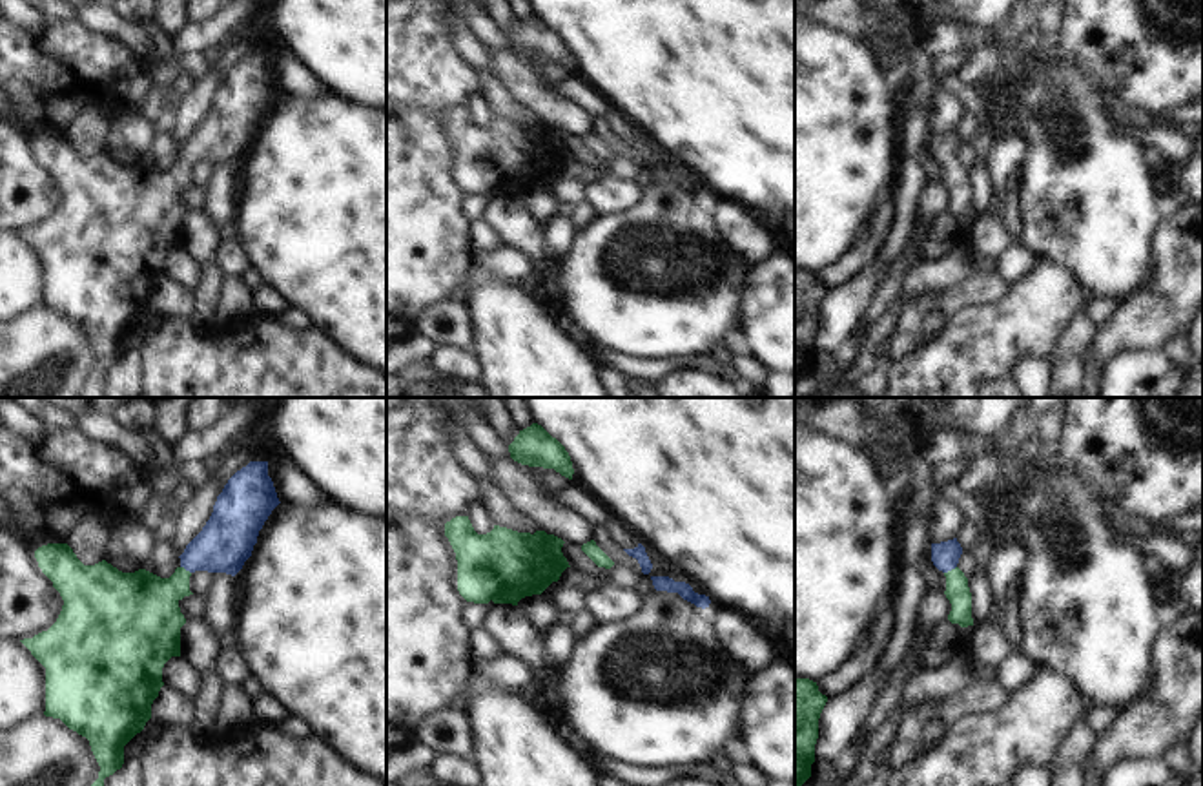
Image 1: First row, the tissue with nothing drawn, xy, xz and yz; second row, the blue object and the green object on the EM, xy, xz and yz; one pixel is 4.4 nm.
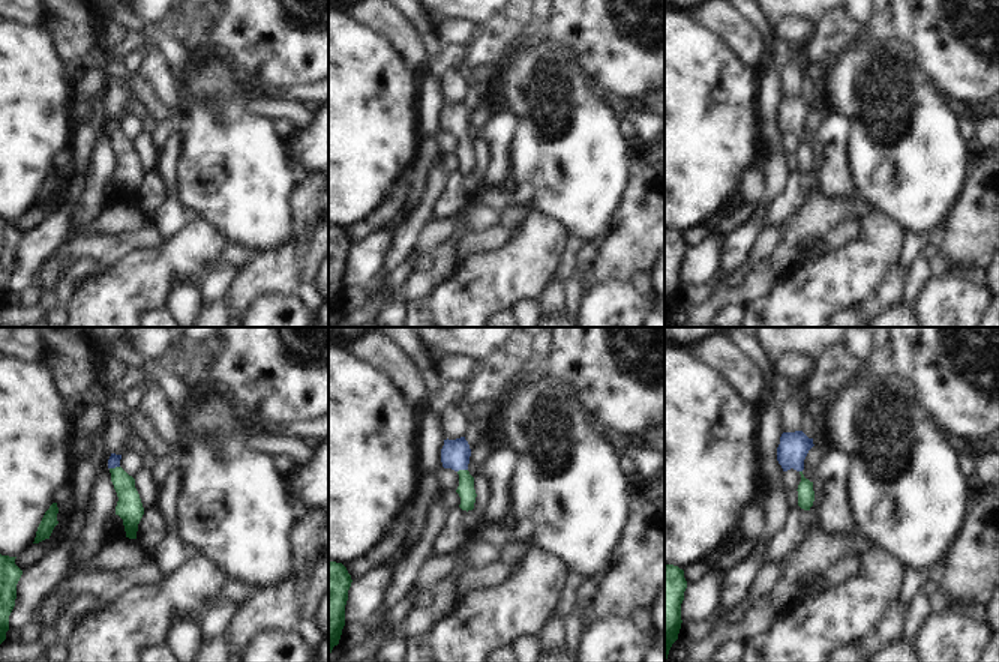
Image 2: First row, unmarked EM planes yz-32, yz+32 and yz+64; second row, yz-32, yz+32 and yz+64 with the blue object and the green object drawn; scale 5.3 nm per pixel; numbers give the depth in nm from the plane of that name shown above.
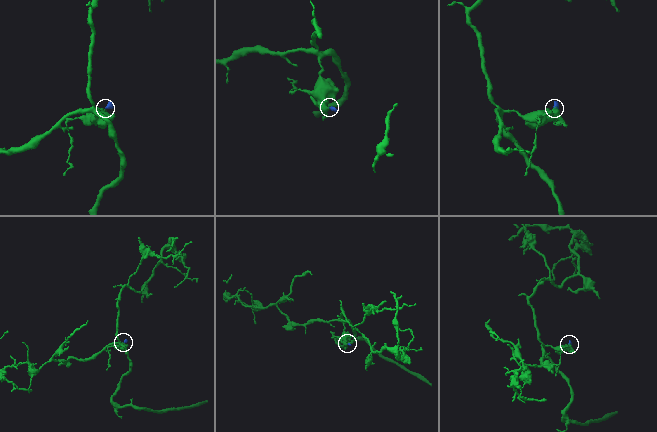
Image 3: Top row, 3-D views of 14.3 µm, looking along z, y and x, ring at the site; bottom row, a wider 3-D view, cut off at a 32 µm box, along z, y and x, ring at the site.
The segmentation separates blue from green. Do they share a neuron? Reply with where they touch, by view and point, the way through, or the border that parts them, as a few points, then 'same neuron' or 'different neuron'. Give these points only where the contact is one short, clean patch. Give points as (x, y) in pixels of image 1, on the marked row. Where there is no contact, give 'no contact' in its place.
contact yz (950, 569); way yz (945, 555), (950, 569), (957, 591); same neuron

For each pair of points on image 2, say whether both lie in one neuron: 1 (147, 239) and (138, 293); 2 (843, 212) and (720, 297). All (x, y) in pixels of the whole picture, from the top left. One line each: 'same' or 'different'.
1: different
2: same

